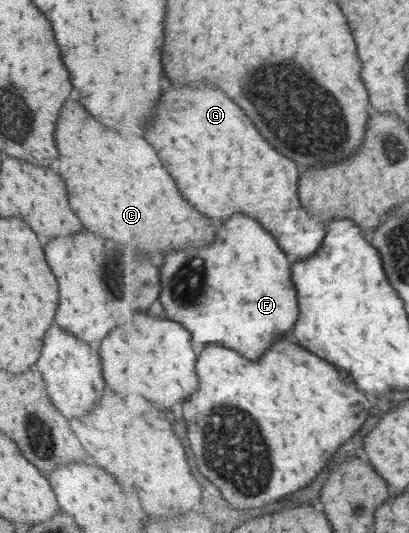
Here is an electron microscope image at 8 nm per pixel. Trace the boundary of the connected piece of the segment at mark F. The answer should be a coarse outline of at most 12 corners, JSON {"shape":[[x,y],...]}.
{"shape":[[235,215],[167,257],[161,301],[195,343],[259,360],[299,324],[287,253]]}

